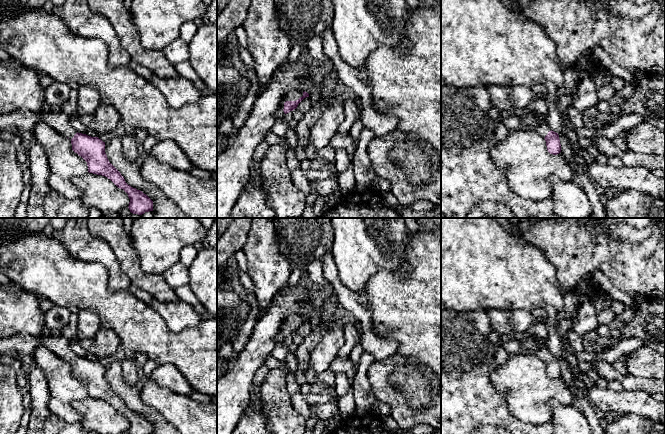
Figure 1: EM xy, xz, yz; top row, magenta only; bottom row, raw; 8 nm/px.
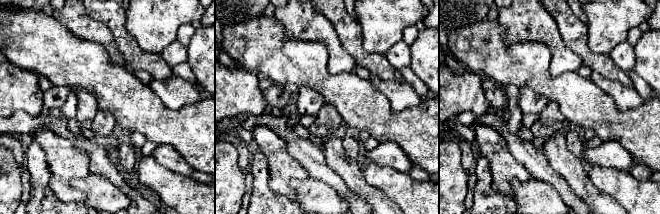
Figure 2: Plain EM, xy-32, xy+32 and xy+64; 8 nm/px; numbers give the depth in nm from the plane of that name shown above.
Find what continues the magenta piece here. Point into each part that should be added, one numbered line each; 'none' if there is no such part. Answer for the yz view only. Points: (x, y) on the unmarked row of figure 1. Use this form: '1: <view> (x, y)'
1: yz (543, 352)

